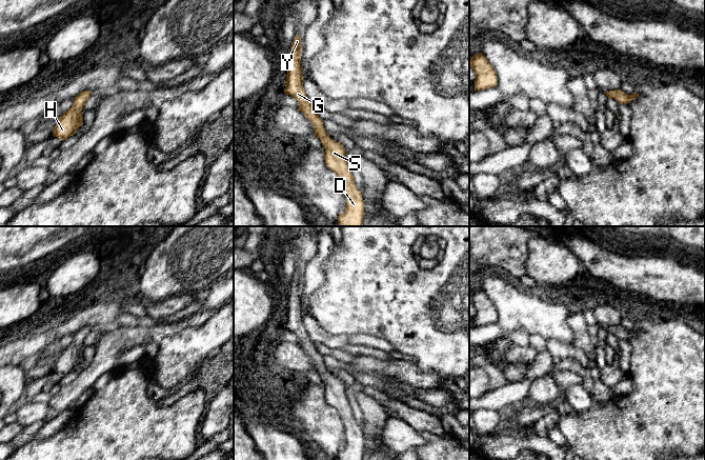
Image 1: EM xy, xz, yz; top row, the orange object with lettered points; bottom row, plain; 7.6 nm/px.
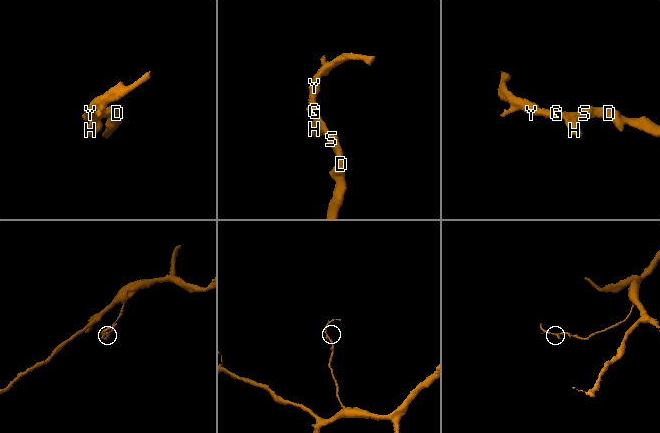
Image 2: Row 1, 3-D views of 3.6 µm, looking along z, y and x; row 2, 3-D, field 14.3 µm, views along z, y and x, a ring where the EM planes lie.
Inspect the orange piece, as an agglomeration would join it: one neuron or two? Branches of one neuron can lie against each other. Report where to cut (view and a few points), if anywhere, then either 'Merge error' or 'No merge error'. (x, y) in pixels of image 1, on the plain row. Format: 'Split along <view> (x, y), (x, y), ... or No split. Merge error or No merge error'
No split. No merge error

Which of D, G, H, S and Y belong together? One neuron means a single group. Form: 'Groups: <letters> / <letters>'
Groups: D G H S Y

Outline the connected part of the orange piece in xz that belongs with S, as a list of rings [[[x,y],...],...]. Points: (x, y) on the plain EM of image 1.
[[[295,272],[290,282],[288,300],[286,302],[286,321],[284,329],[293,332],[298,338],[298,345],[311,358],[315,371],[321,376],[325,384],[324,396],[326,402],[335,407],[346,428],[345,447],[338,453],[339,460],[363,460],[364,437],[361,427],[355,420],[354,412],[349,405],[349,396],[345,391],[345,383],[334,377],[327,369],[323,356],[316,348],[303,324],[303,311],[301,302],[301,273]]]

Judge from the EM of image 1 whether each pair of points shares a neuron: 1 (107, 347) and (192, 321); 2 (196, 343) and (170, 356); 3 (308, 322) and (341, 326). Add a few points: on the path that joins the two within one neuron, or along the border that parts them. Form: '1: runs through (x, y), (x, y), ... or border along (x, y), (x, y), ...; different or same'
1: runs through (128, 337), (153, 334), (170, 328); same
2: runs through (189, 350), (177, 356); same
3: border along (310, 316), (328, 333), (341, 335); different

